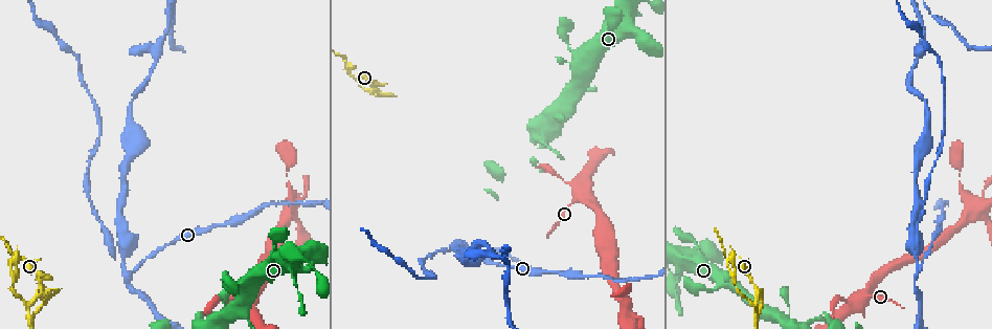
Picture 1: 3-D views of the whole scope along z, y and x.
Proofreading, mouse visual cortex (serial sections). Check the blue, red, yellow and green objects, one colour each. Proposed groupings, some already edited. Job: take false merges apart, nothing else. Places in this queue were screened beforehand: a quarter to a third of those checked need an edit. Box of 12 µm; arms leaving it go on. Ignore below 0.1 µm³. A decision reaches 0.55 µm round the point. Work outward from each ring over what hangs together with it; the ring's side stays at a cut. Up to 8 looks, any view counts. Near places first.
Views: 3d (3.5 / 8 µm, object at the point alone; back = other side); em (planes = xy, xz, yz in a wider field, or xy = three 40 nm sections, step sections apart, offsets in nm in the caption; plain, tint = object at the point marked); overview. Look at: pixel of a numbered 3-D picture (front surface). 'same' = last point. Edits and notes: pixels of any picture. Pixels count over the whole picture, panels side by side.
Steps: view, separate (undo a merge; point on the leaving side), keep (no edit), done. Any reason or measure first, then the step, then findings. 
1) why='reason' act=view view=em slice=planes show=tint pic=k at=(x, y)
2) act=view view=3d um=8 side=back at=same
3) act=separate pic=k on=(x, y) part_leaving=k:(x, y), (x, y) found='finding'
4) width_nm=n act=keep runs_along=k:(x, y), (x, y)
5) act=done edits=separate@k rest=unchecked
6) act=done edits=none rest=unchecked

why='sharp bend' act=view view=3d um=3.5 pic=1 at=(123, 264)

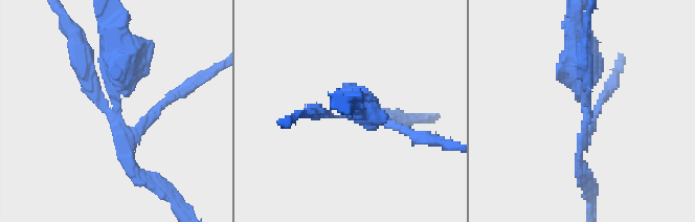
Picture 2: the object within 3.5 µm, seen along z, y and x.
act=separate pic=2 on=(388, 113) found='a second cell is stuck on'

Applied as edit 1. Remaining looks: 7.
act=view view=overview

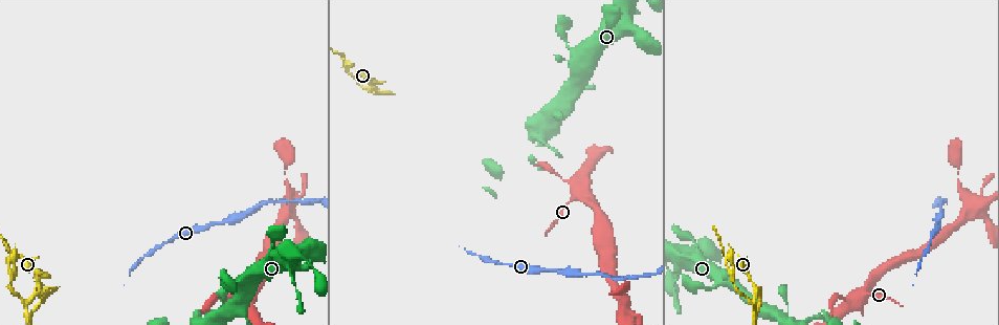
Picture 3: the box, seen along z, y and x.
why='narrows sharply' act=view view=3d um=3.5 pic=3 at=(609, 24)

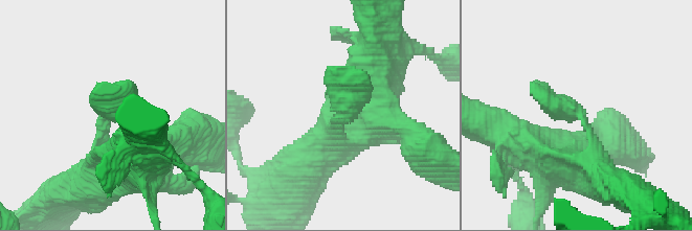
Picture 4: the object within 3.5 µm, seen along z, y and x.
why='now the EM' act=view view=em slice=xy step=5 show=tint pic=4 at=(582, 120)

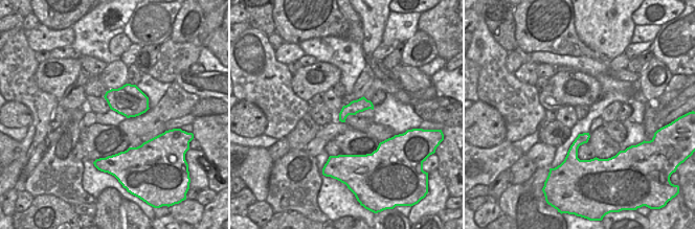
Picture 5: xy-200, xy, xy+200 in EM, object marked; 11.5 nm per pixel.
act=keep runs_along=4:(608, 185), (587, 124), (536, 79) found='one cell here'

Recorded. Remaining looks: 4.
why='abrupt turn' act=view view=3d um=3.5 pic=3 at=(729, 281)

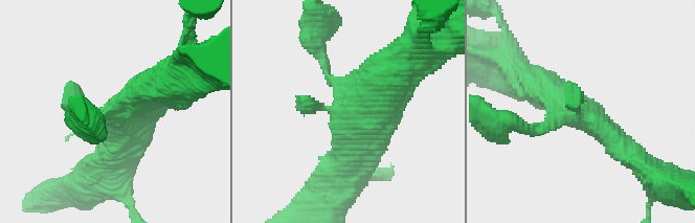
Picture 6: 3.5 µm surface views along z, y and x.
why='shape alone is not enough' act=view view=em slice=xy step=3 show=tint pic=6 at=(574, 115)

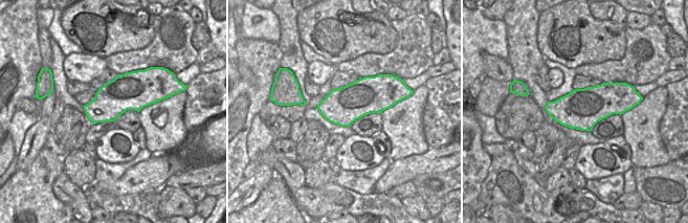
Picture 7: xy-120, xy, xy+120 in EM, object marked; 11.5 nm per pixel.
act=keep runs_along=6:(532, 82), (551, 88), (628, 149) found='continuous, no second cell'

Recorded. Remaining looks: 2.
why='arms part here' act=view view=3d um=8 pic=3 at=(751, 301)

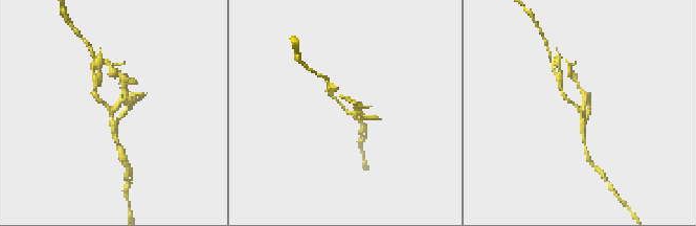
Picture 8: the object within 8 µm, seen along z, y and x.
act=view view=3d um=3.5 pic=8 at=(583, 110)

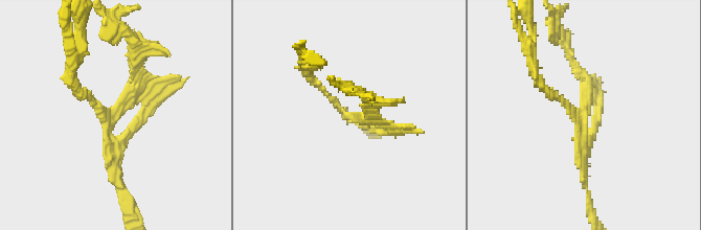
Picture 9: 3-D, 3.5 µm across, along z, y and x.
act=keep runs_along=9:(134, 52), (128, 94), (108, 114), (73, 78) found='one cell here'

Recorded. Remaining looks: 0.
act=done edits=separate@2 rest=unchecked

